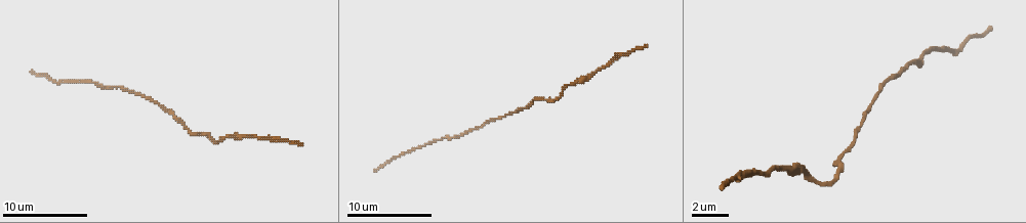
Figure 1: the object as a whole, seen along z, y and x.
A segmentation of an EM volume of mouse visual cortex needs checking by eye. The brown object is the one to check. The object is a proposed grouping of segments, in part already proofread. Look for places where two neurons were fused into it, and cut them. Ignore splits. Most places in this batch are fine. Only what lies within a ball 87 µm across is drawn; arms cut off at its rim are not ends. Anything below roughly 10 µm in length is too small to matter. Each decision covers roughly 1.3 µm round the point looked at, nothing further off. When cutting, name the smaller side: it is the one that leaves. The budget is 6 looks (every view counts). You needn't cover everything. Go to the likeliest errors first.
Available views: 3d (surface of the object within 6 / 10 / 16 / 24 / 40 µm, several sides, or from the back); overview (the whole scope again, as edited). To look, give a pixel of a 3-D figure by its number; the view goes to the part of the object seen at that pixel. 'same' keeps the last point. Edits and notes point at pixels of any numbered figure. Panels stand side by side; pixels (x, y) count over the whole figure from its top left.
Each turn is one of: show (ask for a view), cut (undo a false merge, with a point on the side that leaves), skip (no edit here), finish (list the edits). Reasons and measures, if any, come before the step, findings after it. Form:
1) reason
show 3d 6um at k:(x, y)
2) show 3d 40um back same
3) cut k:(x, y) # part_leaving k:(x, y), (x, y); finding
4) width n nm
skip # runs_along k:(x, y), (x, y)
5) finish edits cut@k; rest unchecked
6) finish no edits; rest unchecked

calibre changes
show 3d 10um at 1:(805, 172)

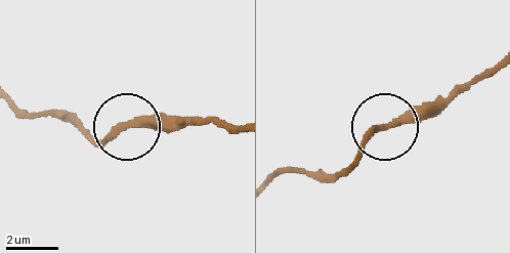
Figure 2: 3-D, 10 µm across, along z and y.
skip # runs_along 2:(17, 106), (64, 114), (96, 138), (130, 125), (187, 125); all the same neuron

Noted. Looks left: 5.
sudden change in width
show 3d 10um at 1:(761, 171)

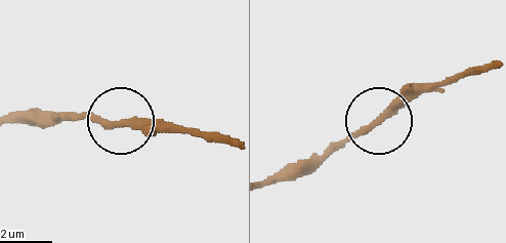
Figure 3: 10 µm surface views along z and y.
skip # runs_along 3:(269, 183), (309, 173), (426, 87); continuous, no second neuron

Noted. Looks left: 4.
calibre changes
show 3d 6um at 1:(463, 135)

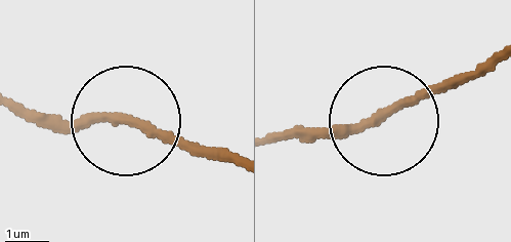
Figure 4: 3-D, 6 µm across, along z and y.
skip # runs_along 4:(233, 165), (113, 118), (16, 118); all the same neuron

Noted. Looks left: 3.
finish no edits; rest unchecked

